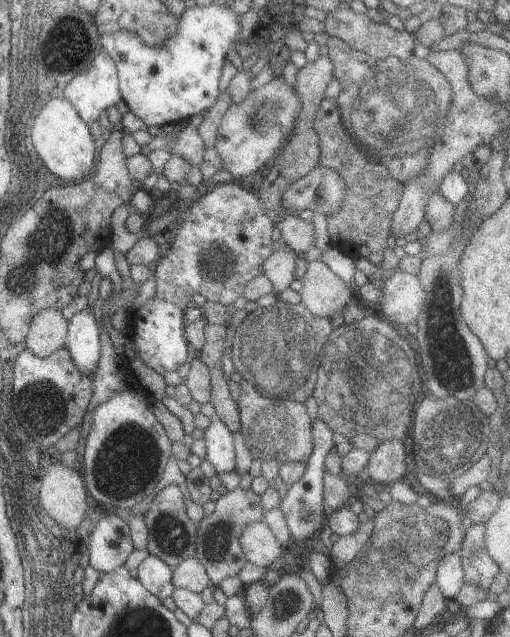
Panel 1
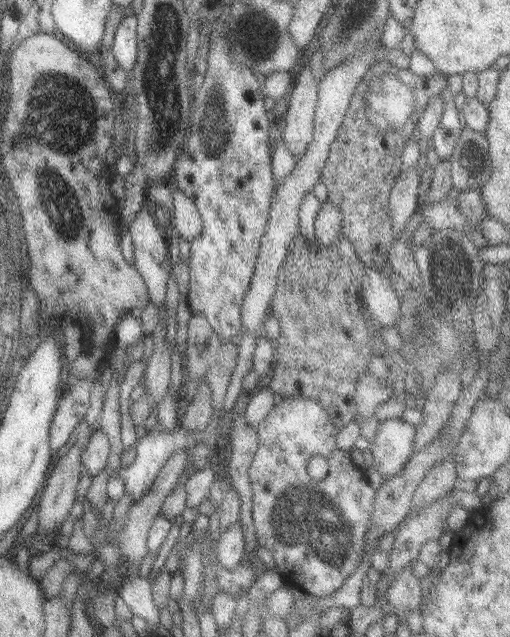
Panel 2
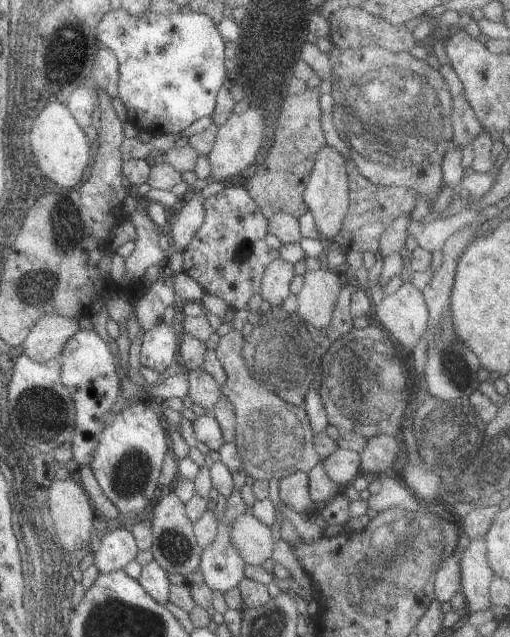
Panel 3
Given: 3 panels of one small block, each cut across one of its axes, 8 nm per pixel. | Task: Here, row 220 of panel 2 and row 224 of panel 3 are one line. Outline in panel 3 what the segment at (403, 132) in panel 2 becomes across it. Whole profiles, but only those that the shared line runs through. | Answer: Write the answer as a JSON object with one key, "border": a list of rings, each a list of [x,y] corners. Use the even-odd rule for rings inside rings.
{"border":[[[345,161],[346,179],[348,182],[348,209],[342,218],[339,232],[334,240],[346,250],[356,250],[361,253],[368,250],[375,256],[378,254],[379,235],[398,216],[408,215],[416,205],[416,192],[409,187],[374,185],[369,179],[363,178],[351,162]]]}

